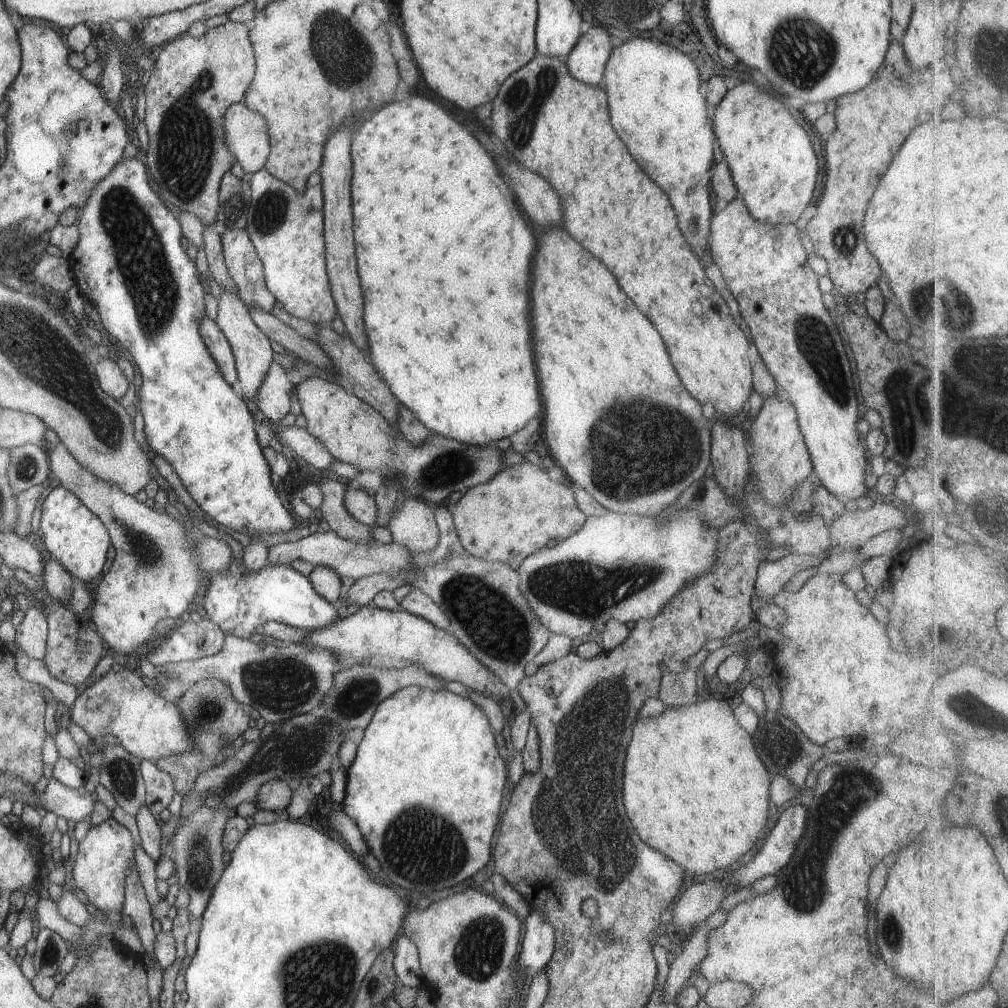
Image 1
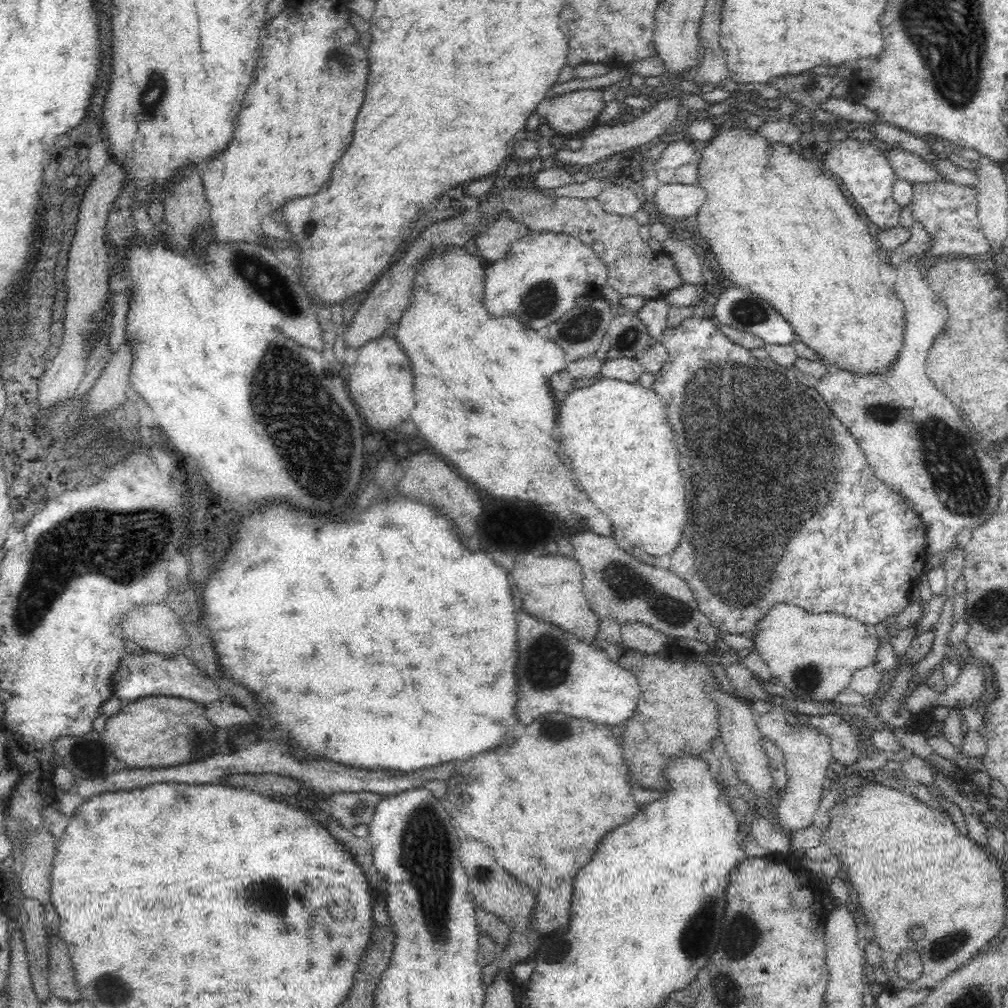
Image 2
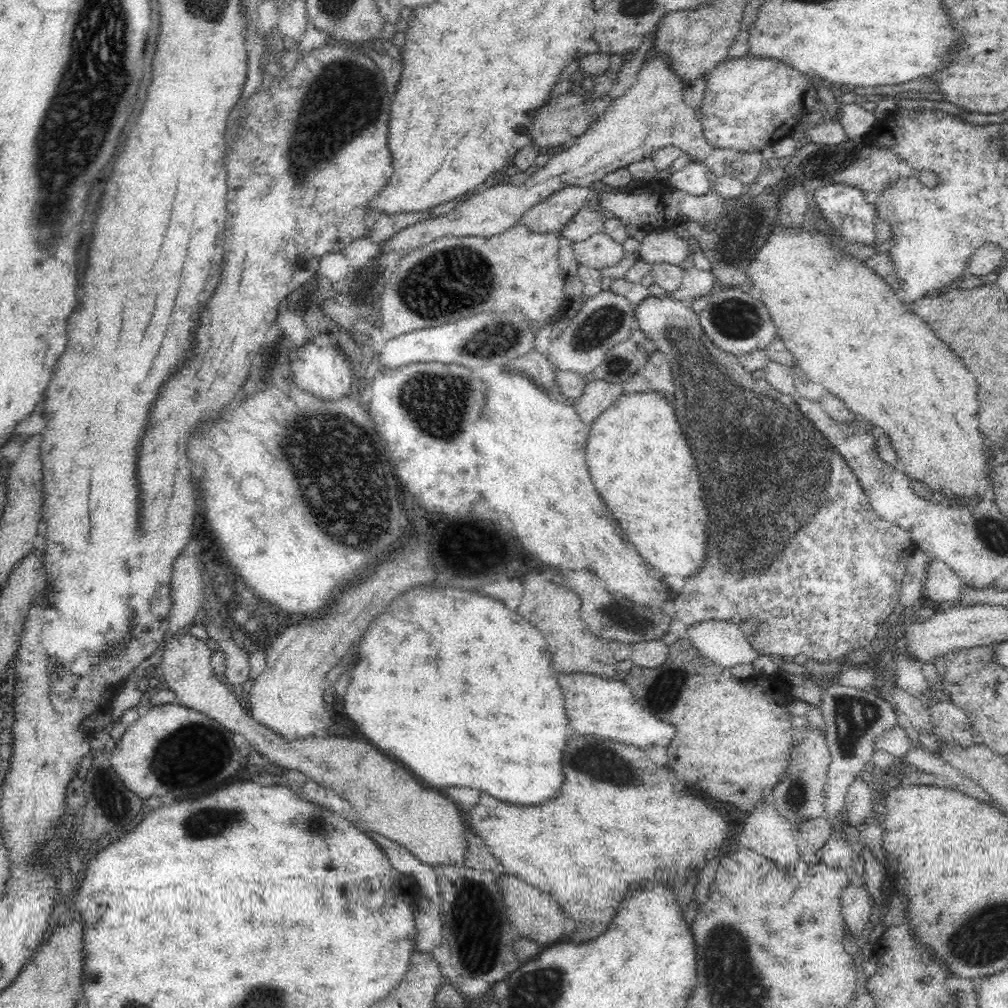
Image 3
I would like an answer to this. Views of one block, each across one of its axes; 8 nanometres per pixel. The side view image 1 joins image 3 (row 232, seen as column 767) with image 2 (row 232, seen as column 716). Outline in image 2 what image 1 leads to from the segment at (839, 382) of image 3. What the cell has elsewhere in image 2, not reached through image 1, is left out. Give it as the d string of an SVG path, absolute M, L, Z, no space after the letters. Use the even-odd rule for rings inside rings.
M720 128L718 136L709 142L708 146L704 148L702 156L699 157L698 174L697 183L707 192L707 201L696 214L698 230L710 244L715 258L719 261L723 276L731 284L744 286L755 296L772 305L776 312L792 326L792 332L796 333L797 338L809 349L812 349L814 354L818 355L818 360L828 362L832 366L844 369L852 375L860 375L860 377L887 373L895 363L903 345L905 333L904 303L898 299L896 292L888 288L882 281L880 270L878 270L881 262L878 261L876 255L875 239L870 235L866 222L862 221L858 212L848 203L835 181L822 174L819 161L805 160L794 151L791 152L790 146L770 145L768 139L760 137L755 131Z

